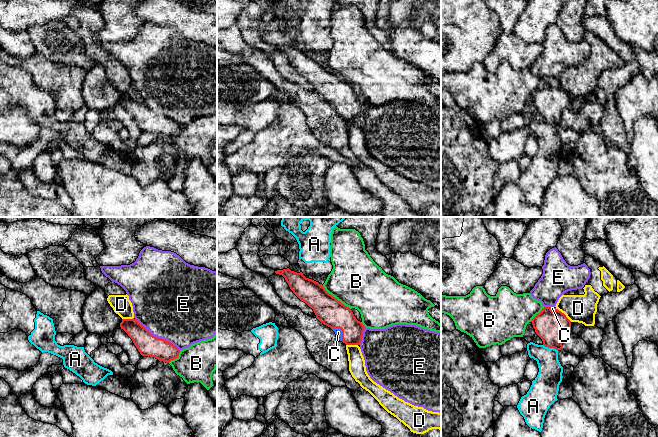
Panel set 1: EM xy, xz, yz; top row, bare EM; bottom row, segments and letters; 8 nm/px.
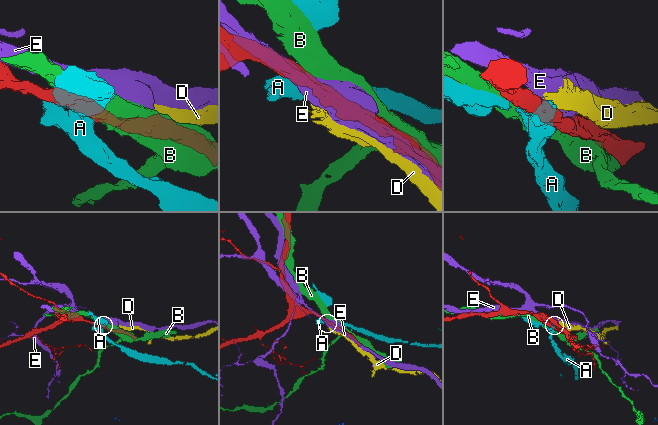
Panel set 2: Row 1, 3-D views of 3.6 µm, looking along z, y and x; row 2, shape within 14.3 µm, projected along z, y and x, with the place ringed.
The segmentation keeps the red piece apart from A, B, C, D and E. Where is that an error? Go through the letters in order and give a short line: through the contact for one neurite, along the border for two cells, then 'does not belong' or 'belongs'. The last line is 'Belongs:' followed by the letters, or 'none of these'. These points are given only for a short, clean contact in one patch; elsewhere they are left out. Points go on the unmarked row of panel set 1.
A: does not belong
B: does not belong
C: line xz (328, 86), (341, 99), (341, 105), (338, 108); belongs
D: line yz (556, 84), (571, 97); does not belong
E: does not belong
Belongs: C

